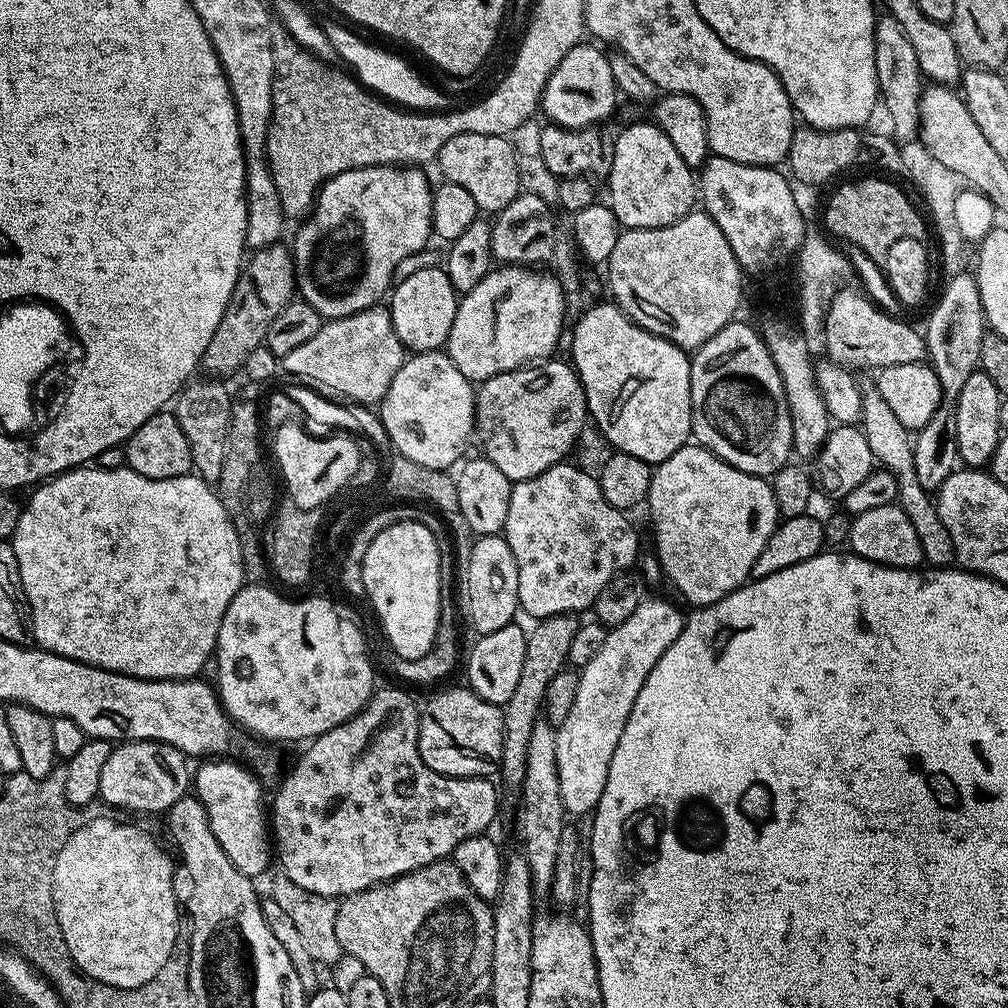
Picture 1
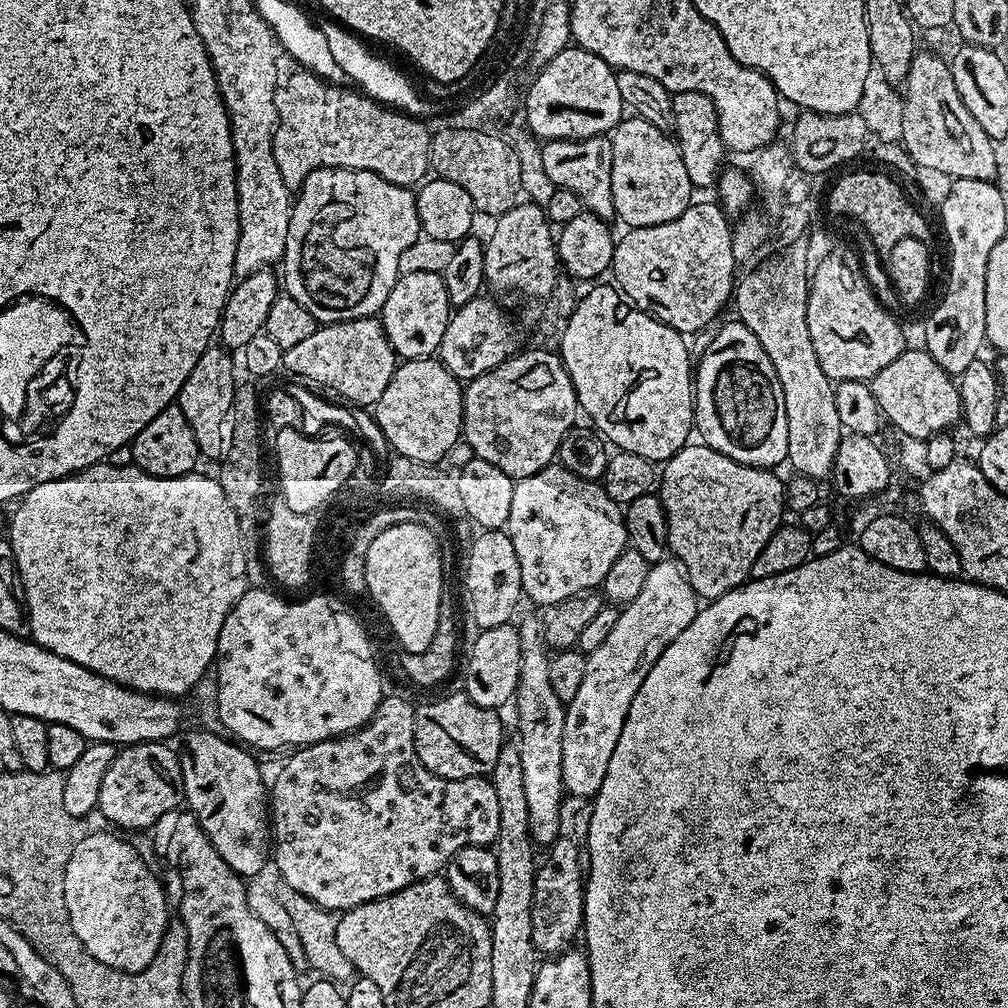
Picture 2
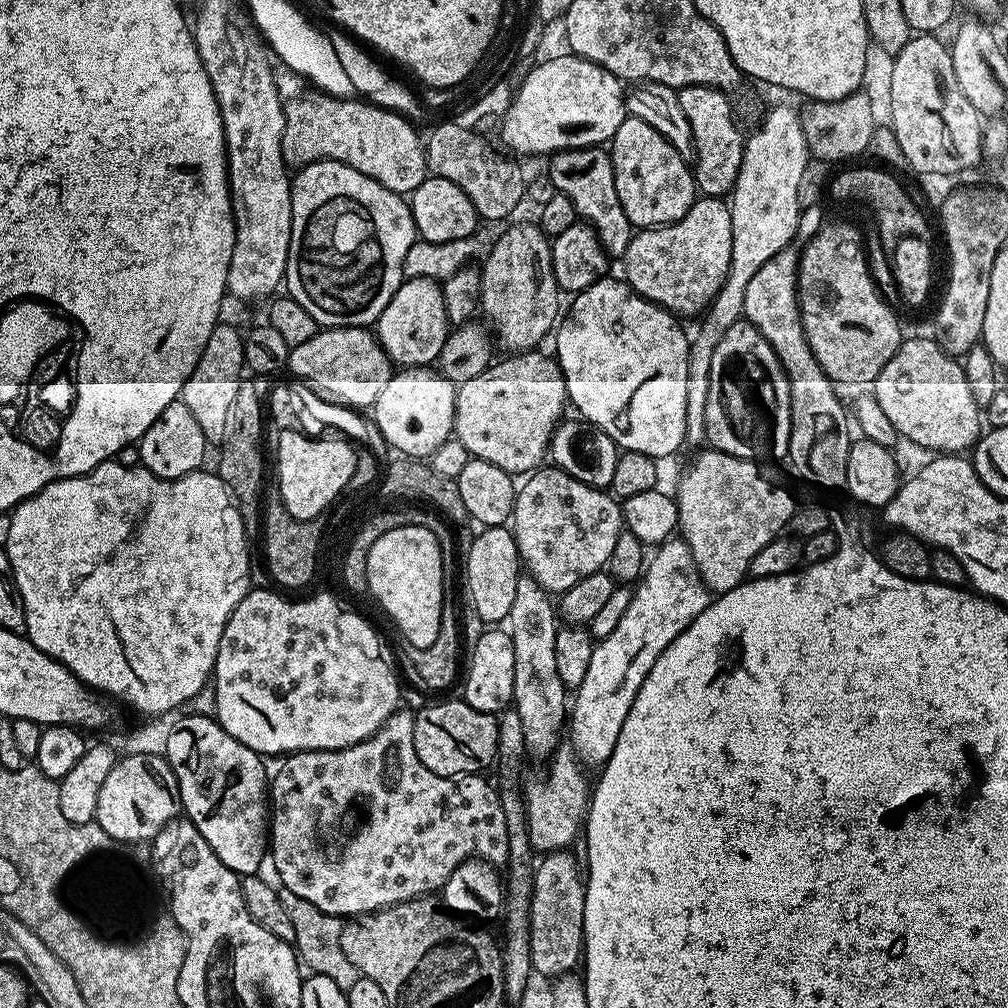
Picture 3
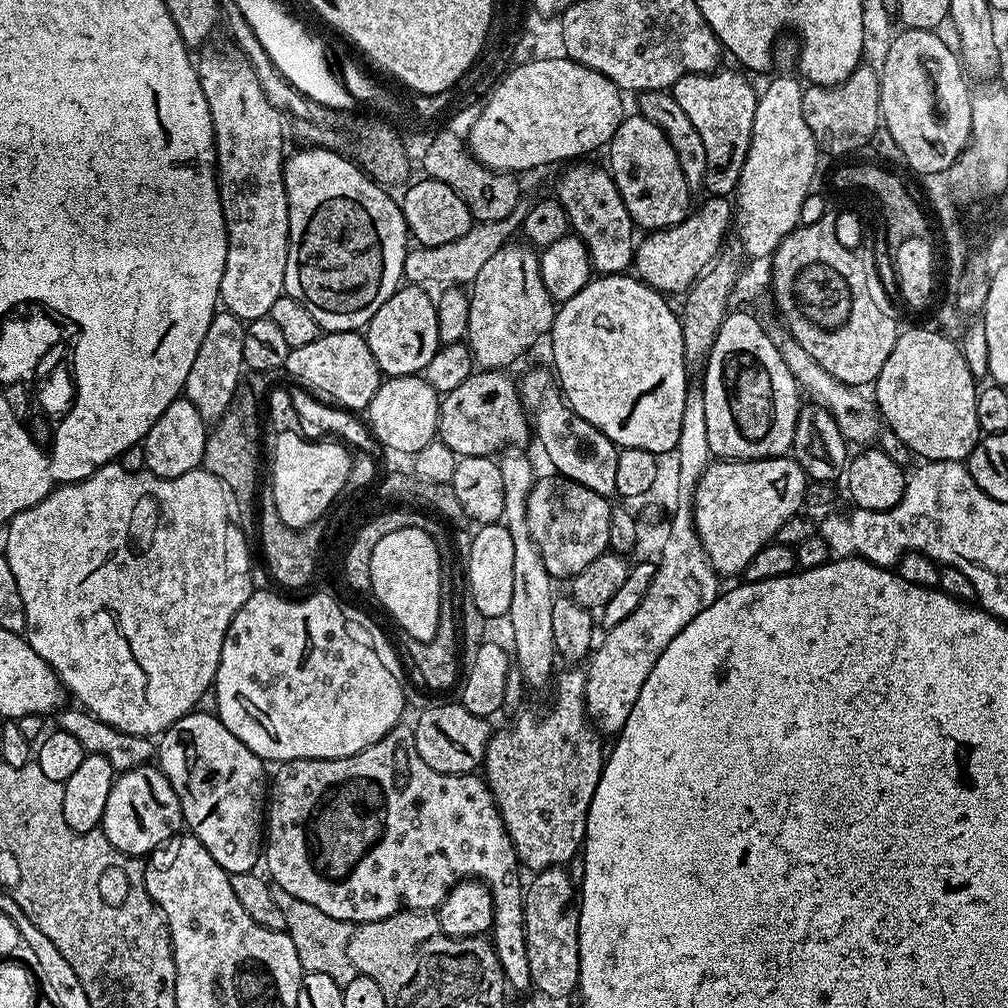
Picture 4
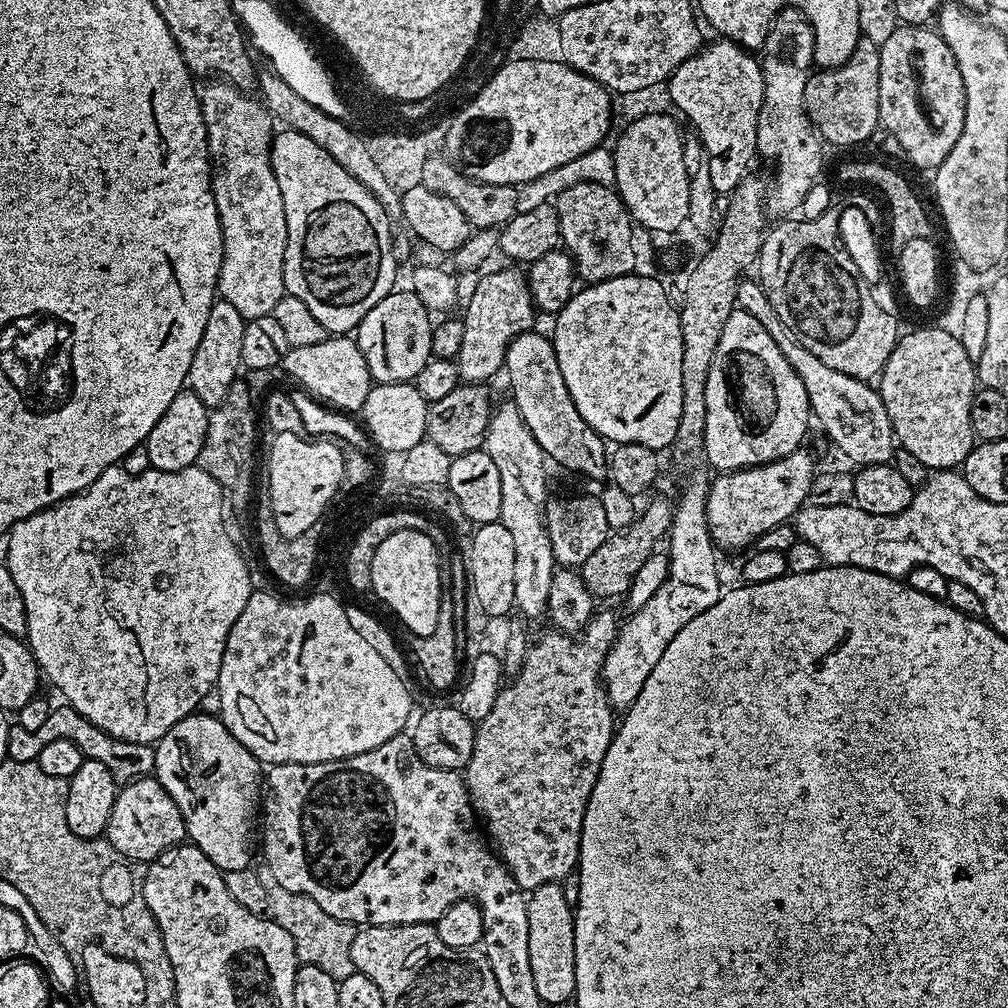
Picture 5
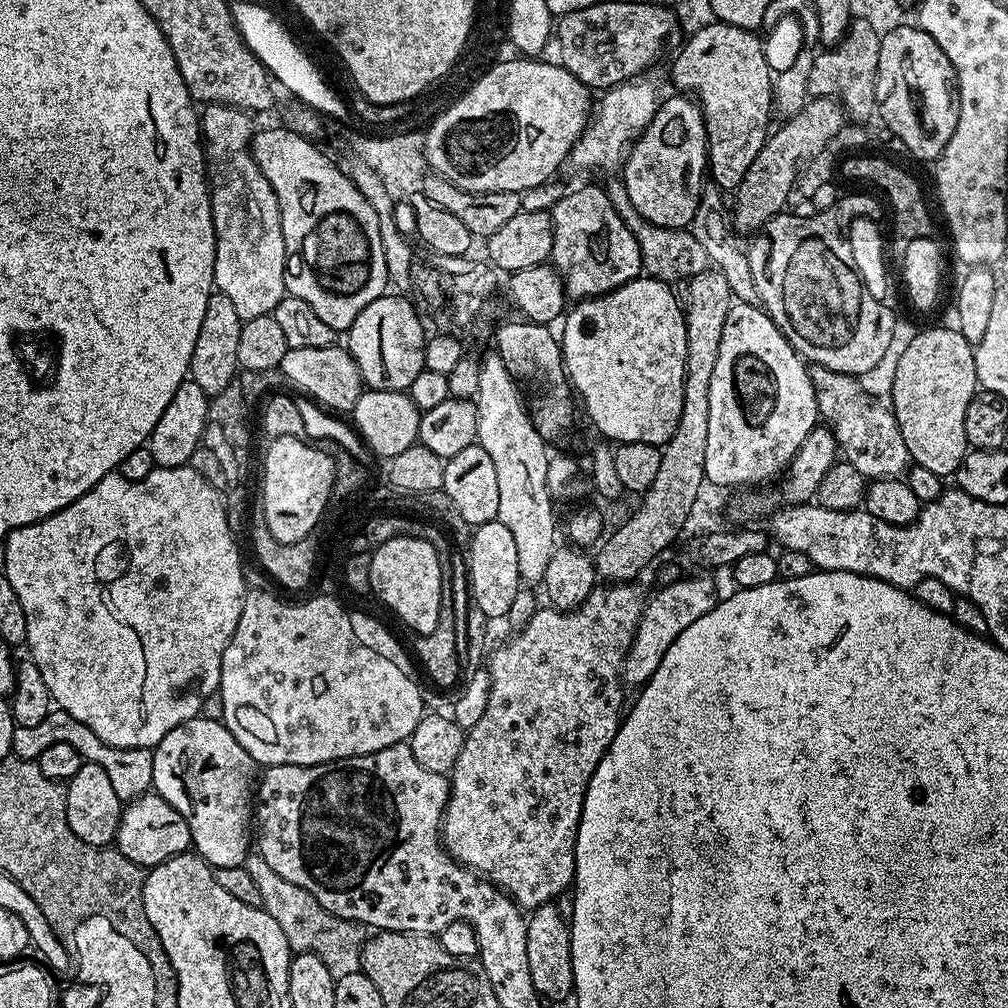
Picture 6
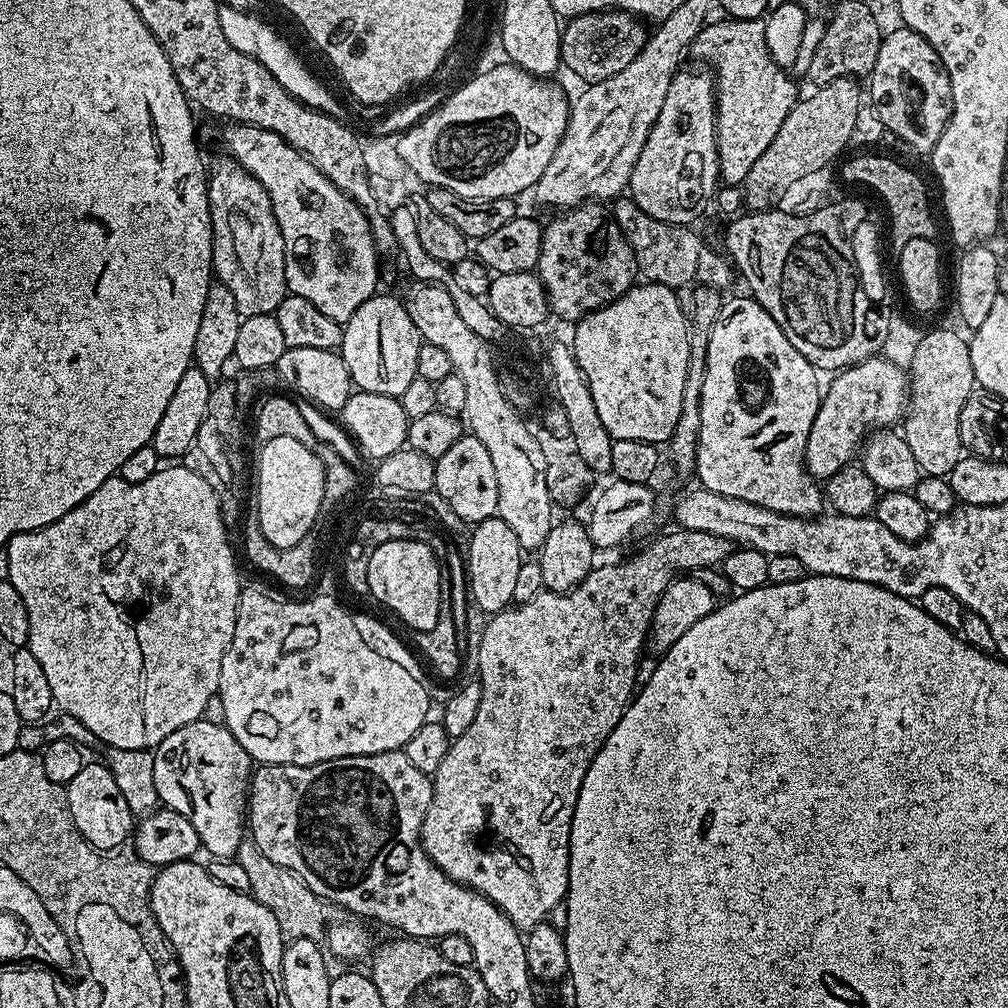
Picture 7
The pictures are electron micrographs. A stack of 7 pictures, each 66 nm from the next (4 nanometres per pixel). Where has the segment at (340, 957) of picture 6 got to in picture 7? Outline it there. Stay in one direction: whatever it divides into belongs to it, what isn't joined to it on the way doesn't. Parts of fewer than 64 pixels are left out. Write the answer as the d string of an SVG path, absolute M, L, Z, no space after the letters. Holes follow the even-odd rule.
M251 836L242 839L234 858L249 877L251 897L274 914L285 941L306 940L321 943L327 937L328 908L325 901L314 894L298 877L278 866L276 862L271 862L270 858L258 849L258 844Z

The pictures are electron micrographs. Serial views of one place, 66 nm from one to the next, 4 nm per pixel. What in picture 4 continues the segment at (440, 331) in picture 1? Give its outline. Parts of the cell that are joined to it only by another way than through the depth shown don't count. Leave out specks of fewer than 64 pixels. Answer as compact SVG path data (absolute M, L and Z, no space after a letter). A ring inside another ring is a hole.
M401 286L390 299L382 302L382 306L378 306L378 314L370 318L366 339L370 354L374 354L374 362L378 362L385 377L423 373L430 358L434 358L434 354L442 346L438 334L436 300L428 297L424 291L420 286Z

